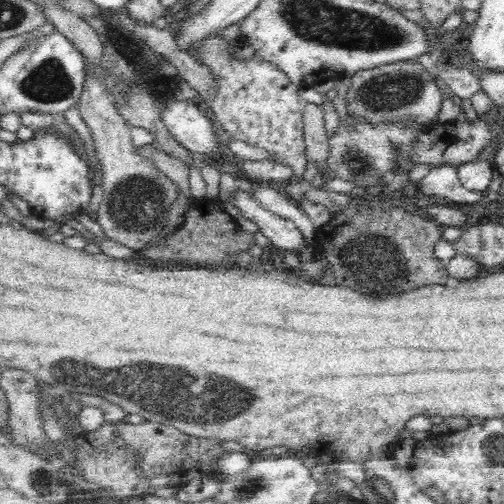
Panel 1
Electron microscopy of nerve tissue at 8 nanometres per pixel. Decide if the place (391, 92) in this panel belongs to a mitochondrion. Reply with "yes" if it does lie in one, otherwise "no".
yes

